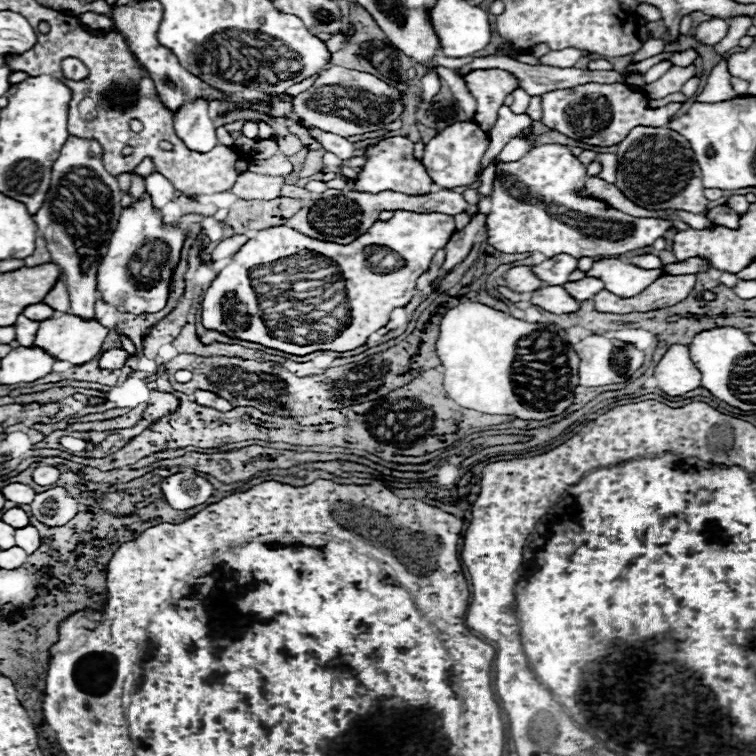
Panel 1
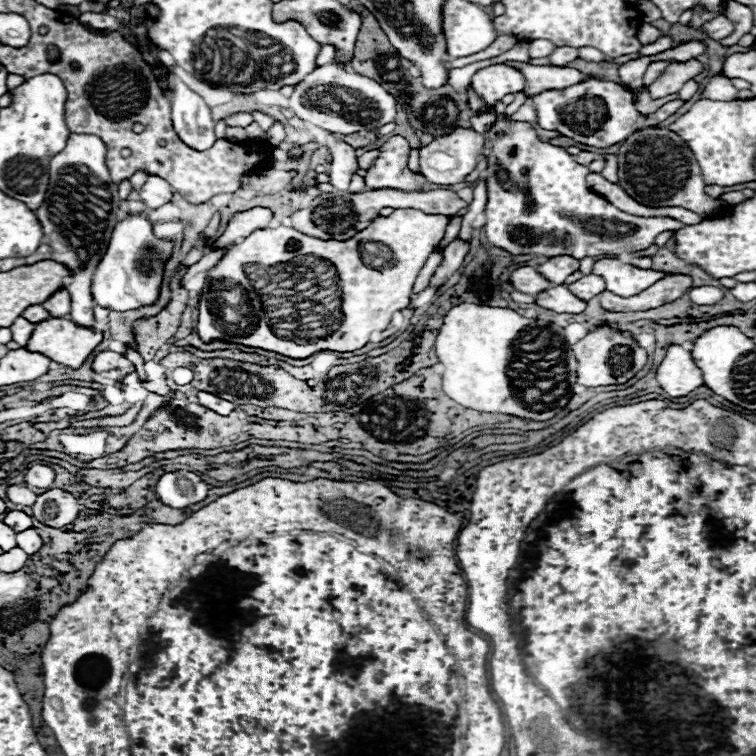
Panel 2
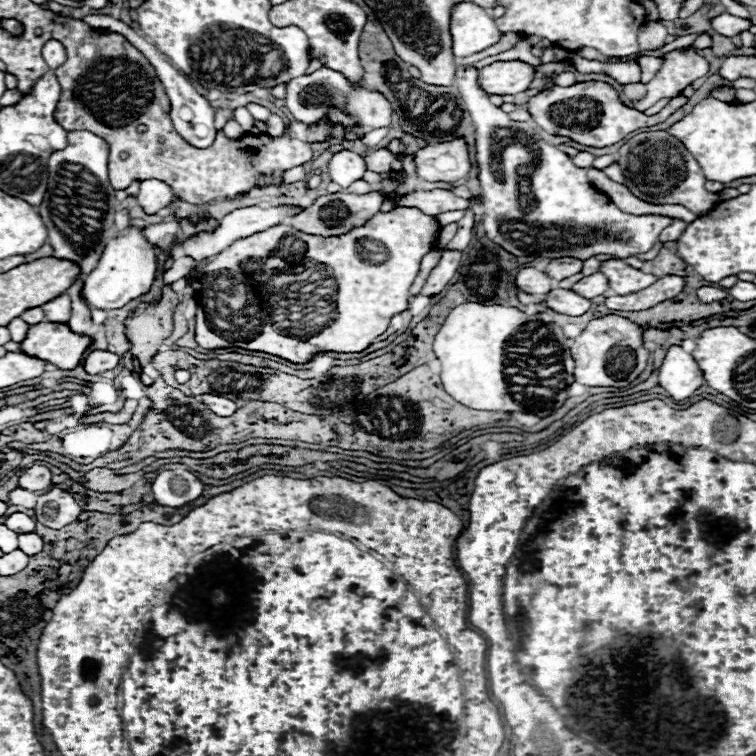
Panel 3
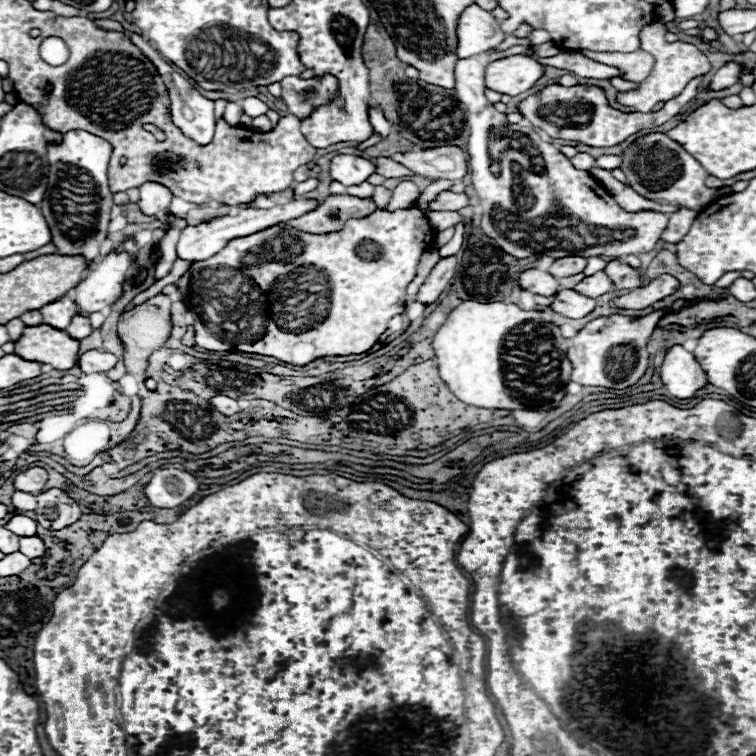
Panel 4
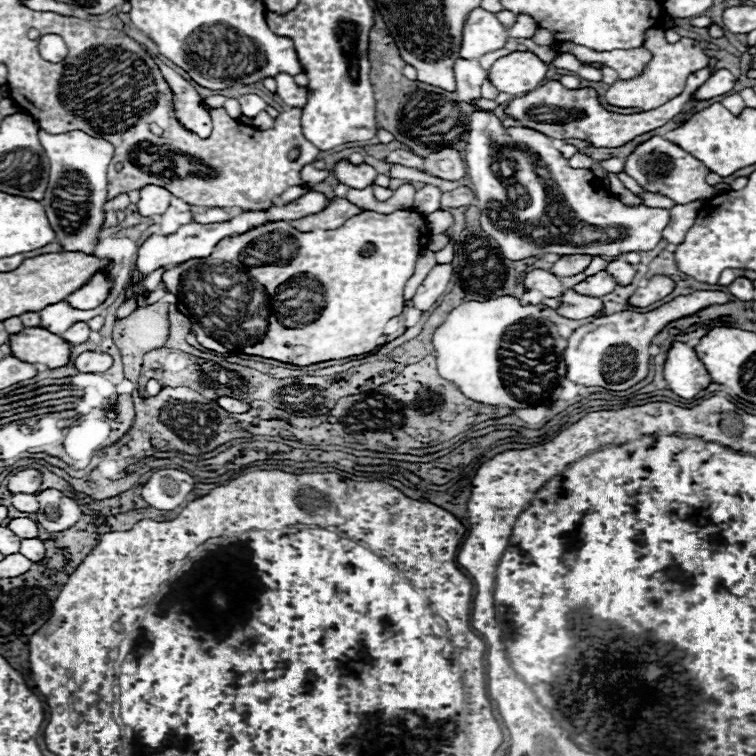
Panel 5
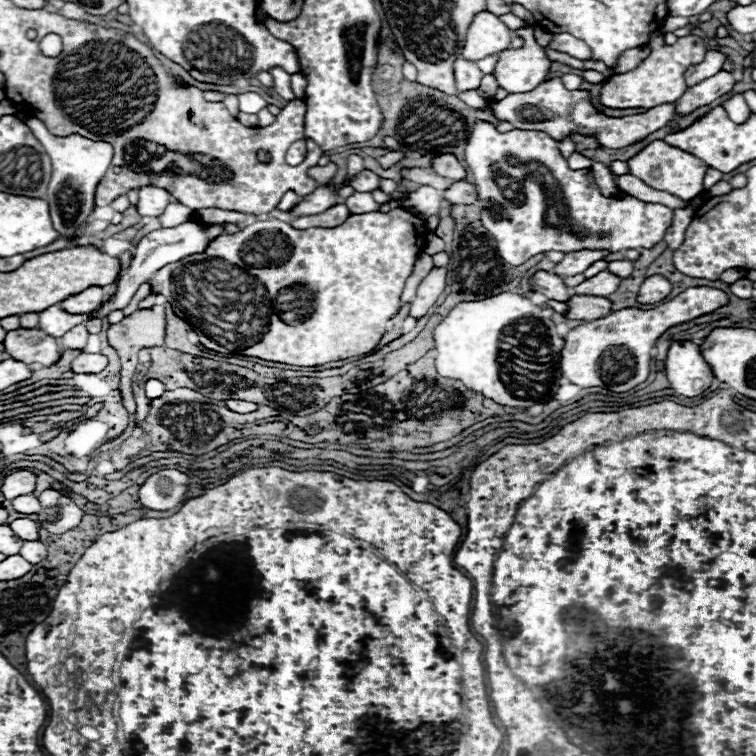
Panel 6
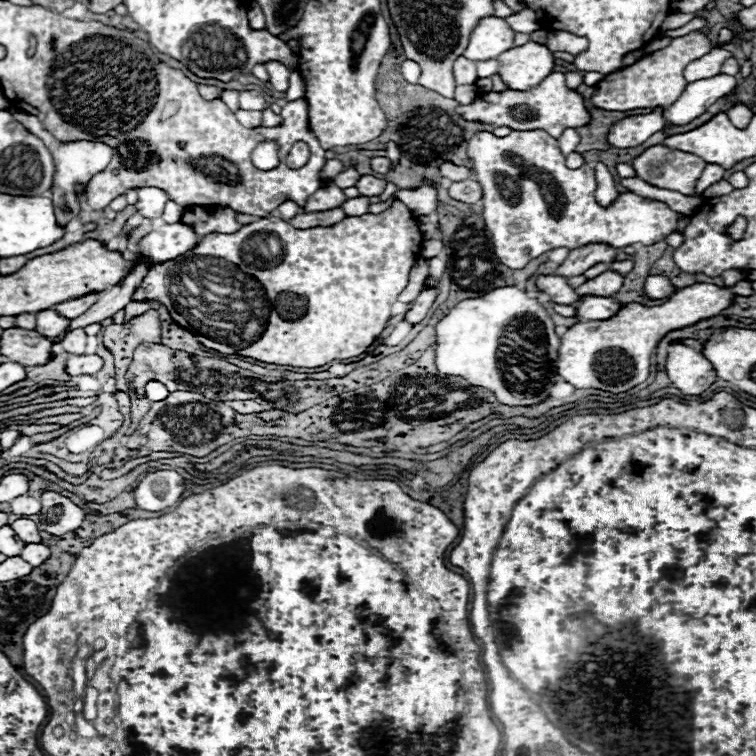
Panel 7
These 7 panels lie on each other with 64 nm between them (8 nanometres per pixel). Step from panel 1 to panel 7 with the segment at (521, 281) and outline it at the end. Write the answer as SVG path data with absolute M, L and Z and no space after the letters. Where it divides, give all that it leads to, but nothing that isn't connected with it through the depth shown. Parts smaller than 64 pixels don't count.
M538 276L536 286L540 292L546 292L552 296L552 302L556 304L576 304L580 300L580 296L576 294L576 290L566 282L566 278L560 276Z

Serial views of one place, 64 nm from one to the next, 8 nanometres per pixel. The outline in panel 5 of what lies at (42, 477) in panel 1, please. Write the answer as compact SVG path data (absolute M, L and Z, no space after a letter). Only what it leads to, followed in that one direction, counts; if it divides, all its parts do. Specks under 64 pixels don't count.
M22 470L8 478L6 488L12 496L14 494L34 494L34 492L38 492L40 482L42 482L42 476L38 470Z

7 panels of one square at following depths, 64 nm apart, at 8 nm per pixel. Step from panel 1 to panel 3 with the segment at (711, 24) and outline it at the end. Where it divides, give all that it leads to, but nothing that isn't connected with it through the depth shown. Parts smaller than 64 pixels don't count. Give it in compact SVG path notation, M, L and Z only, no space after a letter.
M724 12L724 14L720 14L720 16L716 16L716 18L712 20L712 28L714 28L718 34L728 36L728 38L732 38L732 36L744 32L744 30L750 30L752 26L754 26L752 20L738 18L738 16L732 16L732 14L728 14L728 12Z

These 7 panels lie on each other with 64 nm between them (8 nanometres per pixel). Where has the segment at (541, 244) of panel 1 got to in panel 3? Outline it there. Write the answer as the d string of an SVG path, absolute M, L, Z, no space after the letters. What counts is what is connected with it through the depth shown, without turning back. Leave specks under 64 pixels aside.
M474 64L456 68L456 88L460 92L462 102L466 104L472 124L474 124L474 160L476 160L476 176L480 180L482 190L482 228L486 238L502 246L506 252L514 256L546 256L546 258L580 258L586 260L596 254L610 254L616 258L634 256L640 252L648 252L656 242L660 232L672 224L672 218L658 214L626 214L622 212L604 192L590 184L586 176L586 168L576 168L572 158L560 152L556 146L546 144L534 132L530 122L512 122L508 114L504 114L498 106L488 100L488 94L478 84L480 68Z

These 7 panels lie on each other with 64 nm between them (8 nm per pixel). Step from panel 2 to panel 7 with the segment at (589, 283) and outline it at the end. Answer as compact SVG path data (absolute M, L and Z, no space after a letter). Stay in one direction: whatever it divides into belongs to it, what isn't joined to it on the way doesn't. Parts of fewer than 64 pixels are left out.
M606 270L600 276L578 286L576 292L578 296L614 296L622 288L622 284L624 284L624 276L612 270Z

